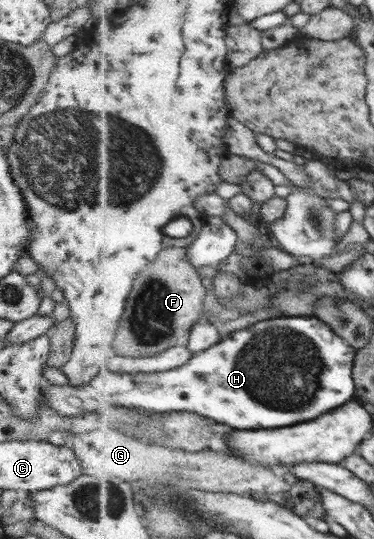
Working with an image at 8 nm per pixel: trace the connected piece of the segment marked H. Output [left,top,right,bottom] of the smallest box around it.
[40,316,357,430]

